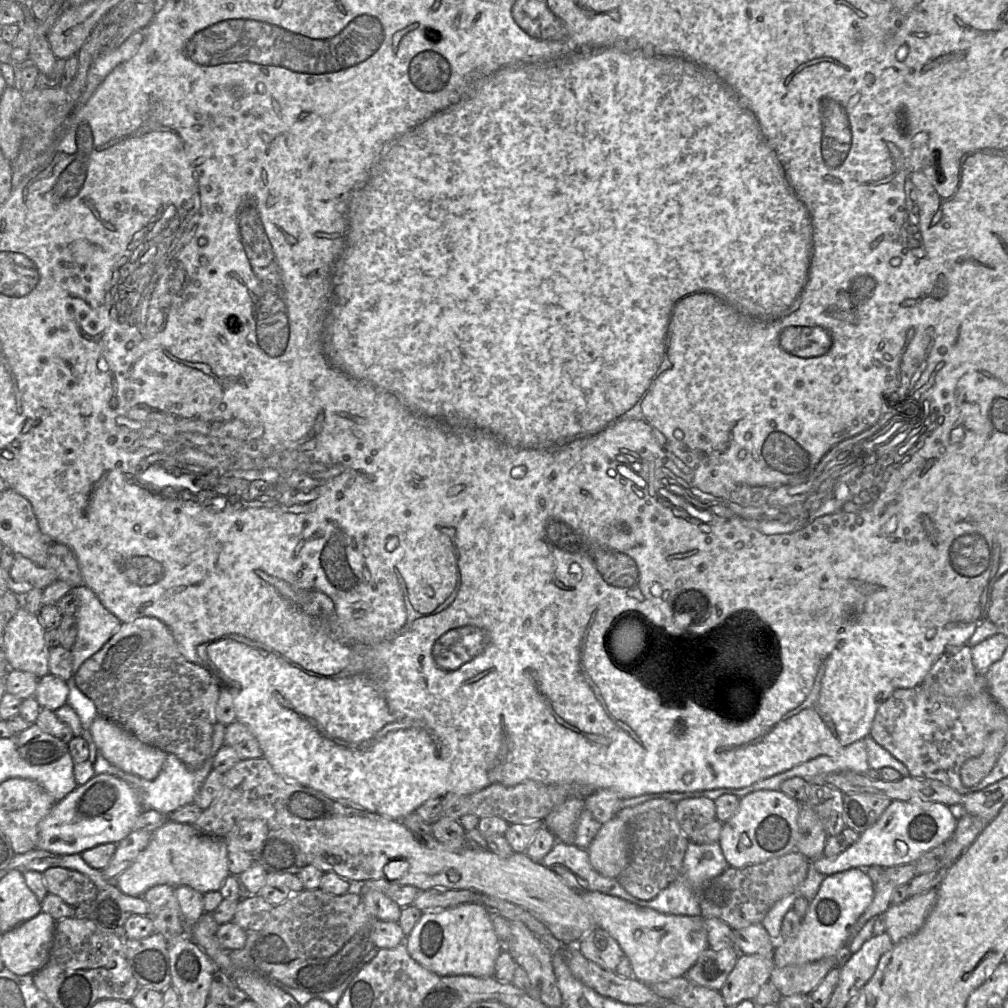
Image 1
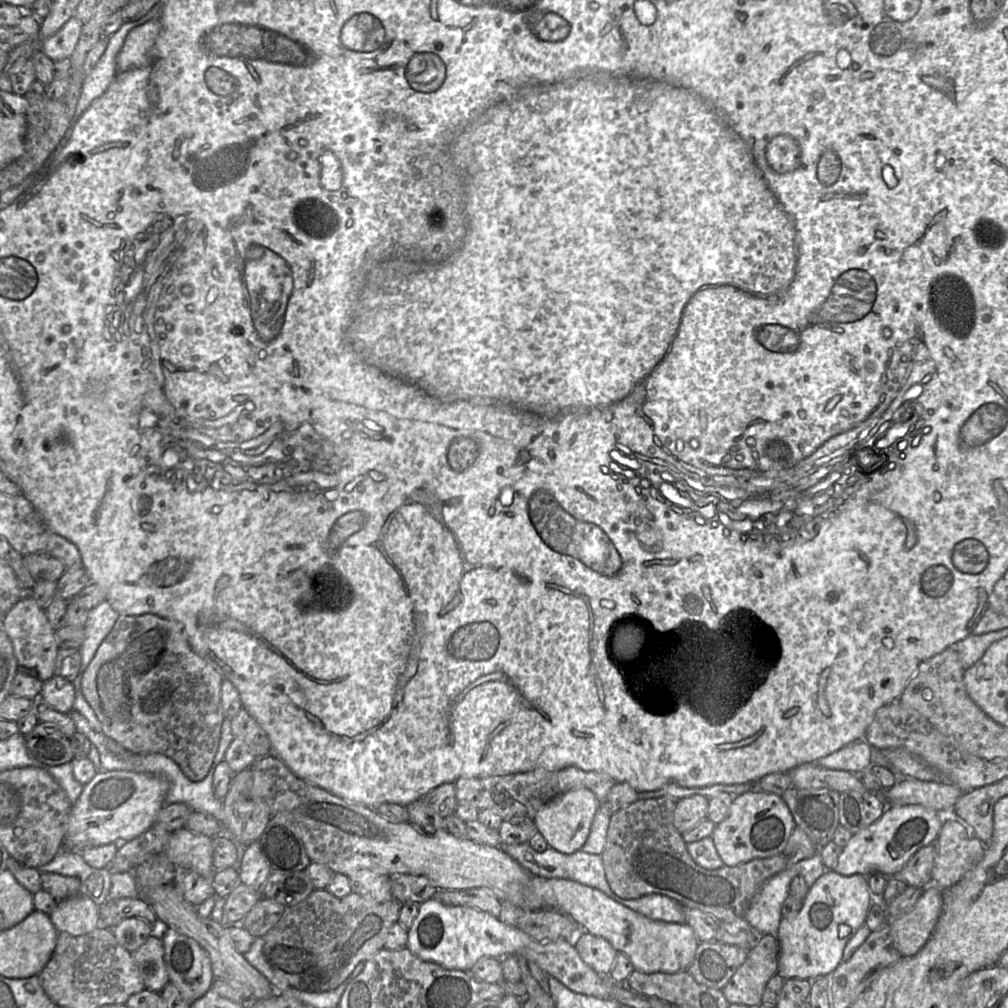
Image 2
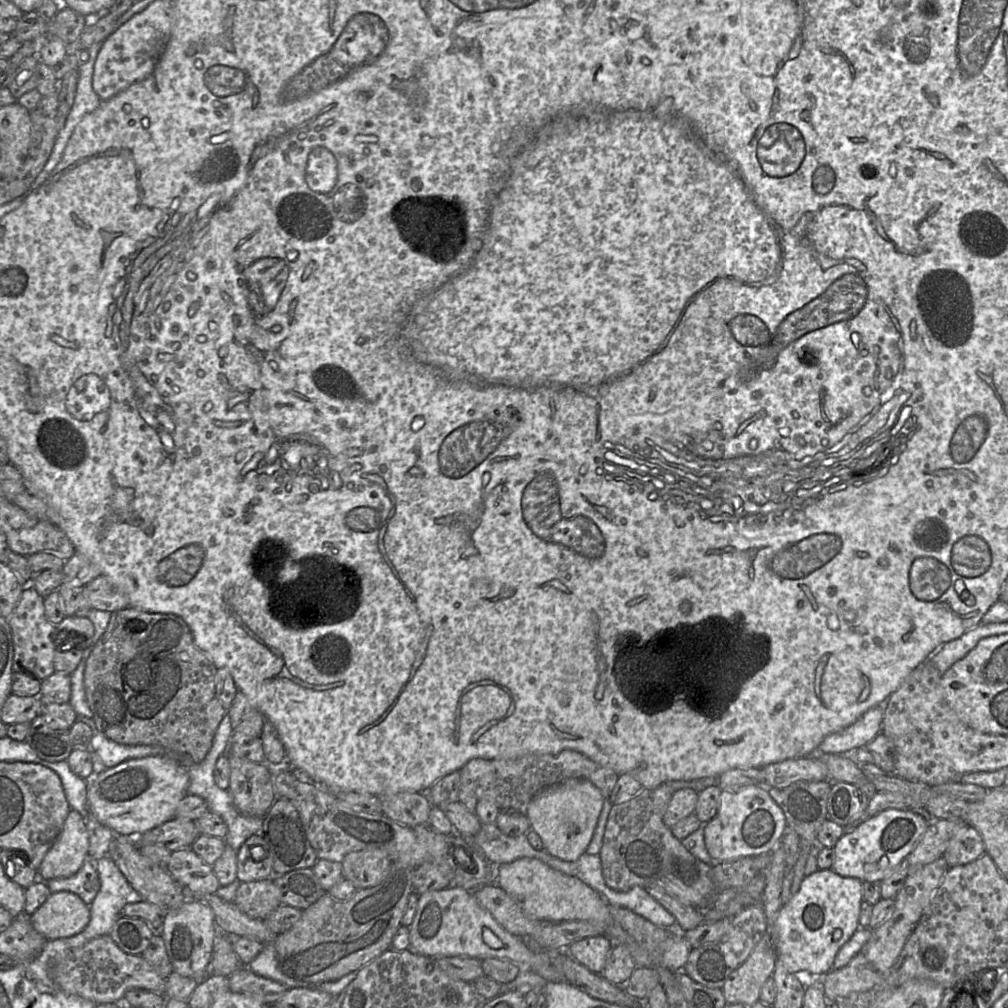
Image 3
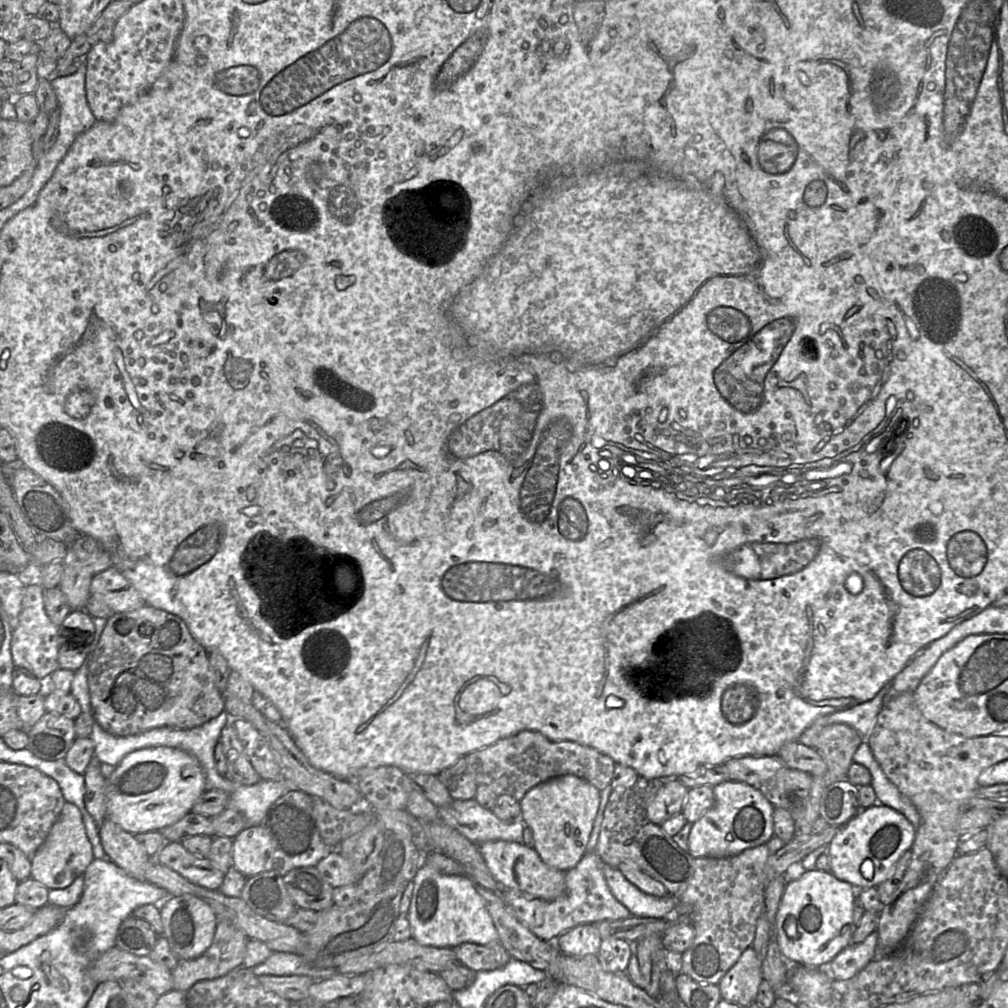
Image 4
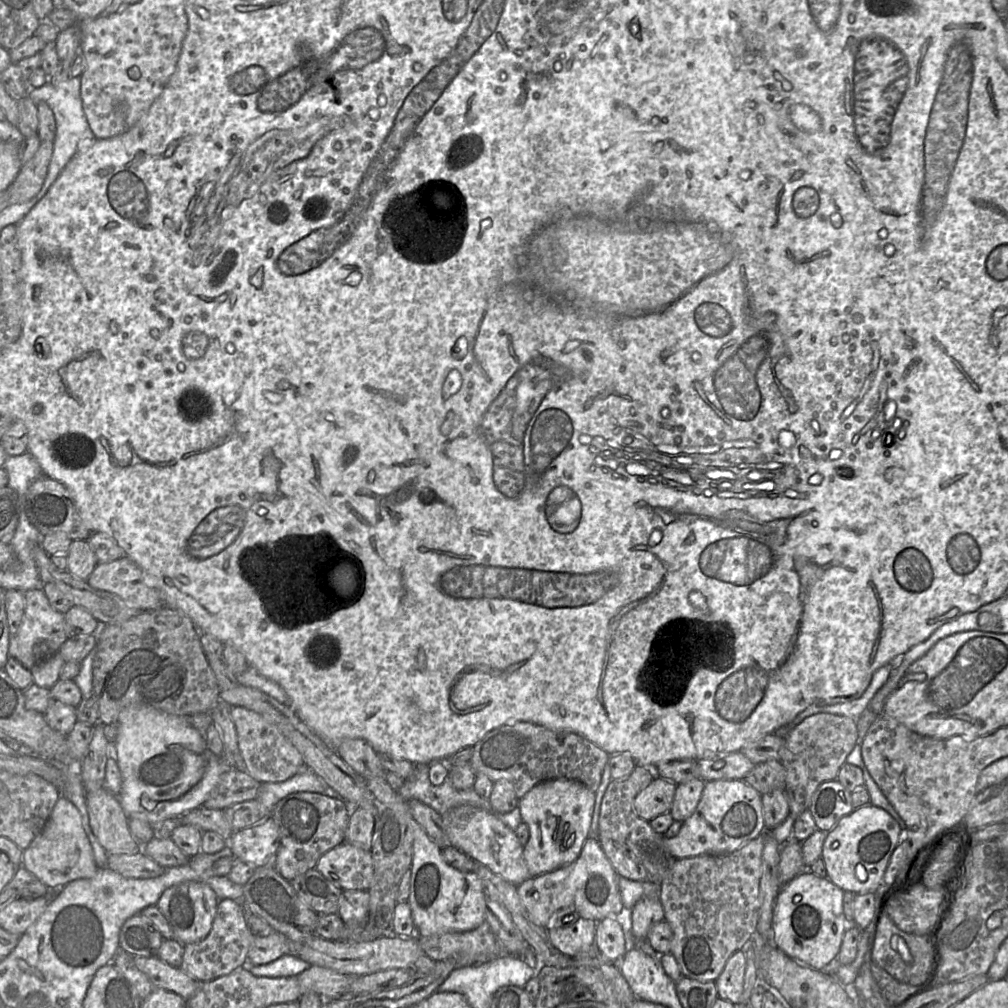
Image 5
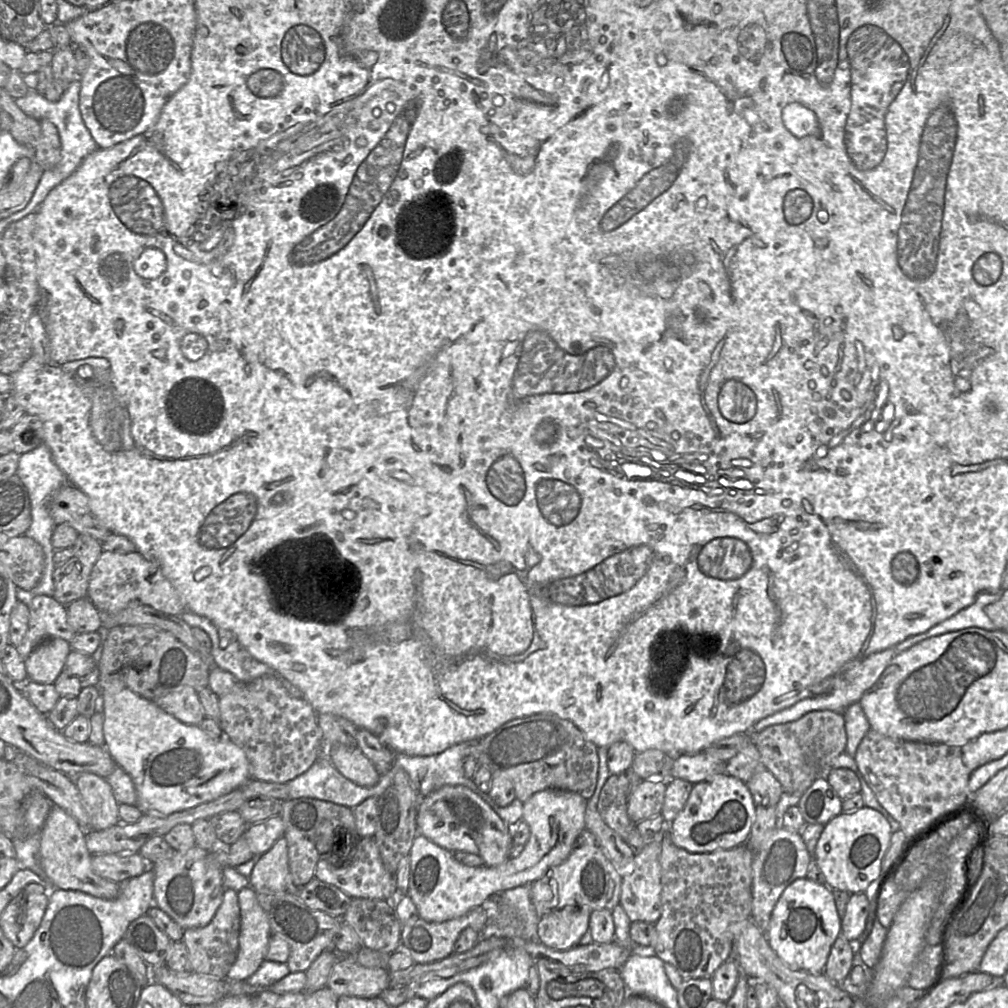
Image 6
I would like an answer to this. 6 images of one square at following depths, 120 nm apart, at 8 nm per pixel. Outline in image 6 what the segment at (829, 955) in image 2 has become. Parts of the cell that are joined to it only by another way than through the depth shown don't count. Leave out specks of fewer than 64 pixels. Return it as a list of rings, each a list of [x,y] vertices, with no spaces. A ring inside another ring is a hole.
[[[804,877],[796,879],[782,892],[772,911],[767,938],[772,949],[788,966],[820,974],[840,934],[841,918],[832,889]]]

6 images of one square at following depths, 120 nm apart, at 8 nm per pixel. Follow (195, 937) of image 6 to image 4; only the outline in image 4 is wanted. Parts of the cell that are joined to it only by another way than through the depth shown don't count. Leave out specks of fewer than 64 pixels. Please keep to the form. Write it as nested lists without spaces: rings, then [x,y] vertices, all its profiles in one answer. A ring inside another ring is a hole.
[[[218,920],[209,948],[197,958],[179,960],[172,970],[173,990],[186,993],[198,981],[219,978],[243,966],[248,940],[247,935],[230,921]]]

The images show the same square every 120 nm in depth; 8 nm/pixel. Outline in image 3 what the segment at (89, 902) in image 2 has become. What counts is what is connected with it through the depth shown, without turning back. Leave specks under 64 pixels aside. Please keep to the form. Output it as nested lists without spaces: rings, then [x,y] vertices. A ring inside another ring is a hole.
[[[59,891],[50,893],[29,918],[47,940],[66,938],[85,929],[90,921],[90,906],[72,892]]]

